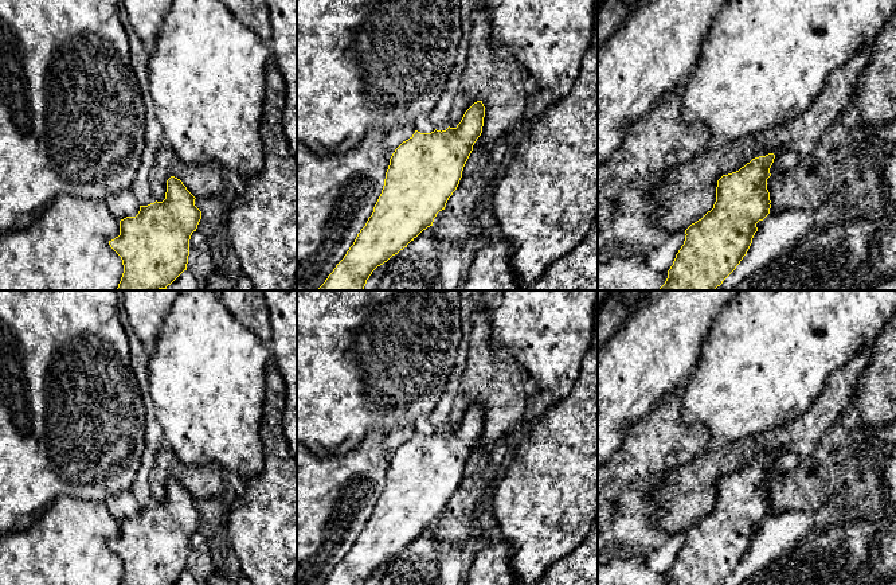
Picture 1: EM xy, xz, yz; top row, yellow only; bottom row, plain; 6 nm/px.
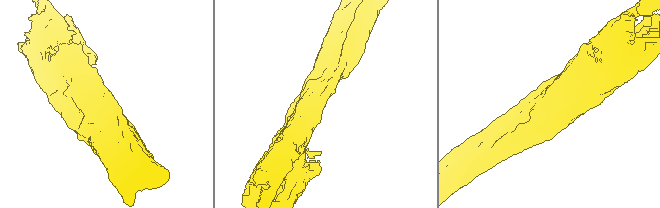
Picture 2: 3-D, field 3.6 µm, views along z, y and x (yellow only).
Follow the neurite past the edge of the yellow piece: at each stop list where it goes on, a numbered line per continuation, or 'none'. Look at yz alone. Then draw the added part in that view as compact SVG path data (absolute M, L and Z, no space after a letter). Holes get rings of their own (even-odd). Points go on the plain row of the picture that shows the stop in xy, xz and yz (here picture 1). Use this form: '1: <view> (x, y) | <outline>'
none

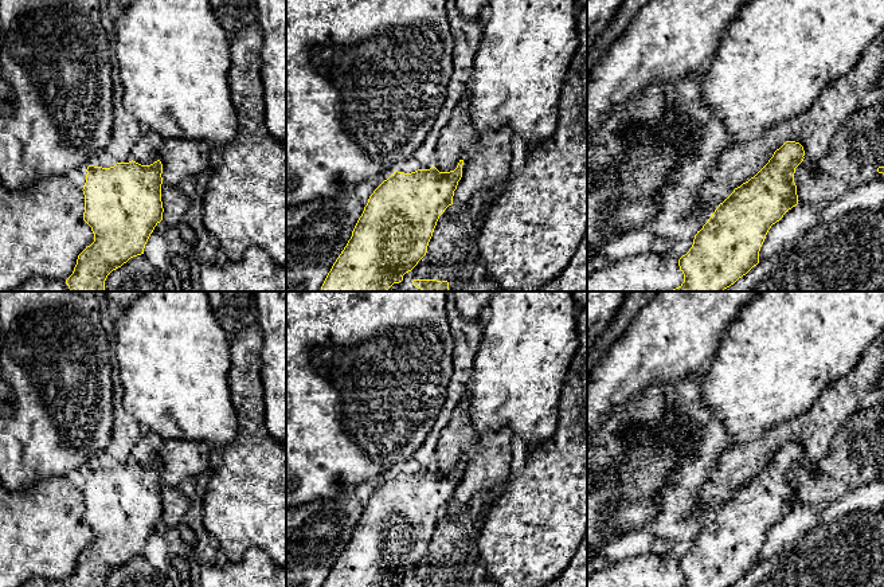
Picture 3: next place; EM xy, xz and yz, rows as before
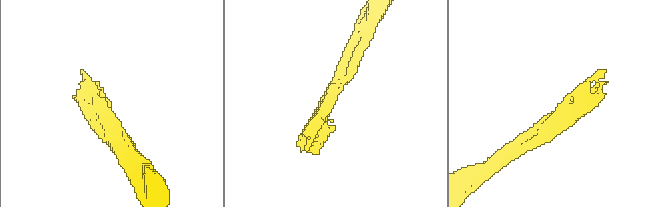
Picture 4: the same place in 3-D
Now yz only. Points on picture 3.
none

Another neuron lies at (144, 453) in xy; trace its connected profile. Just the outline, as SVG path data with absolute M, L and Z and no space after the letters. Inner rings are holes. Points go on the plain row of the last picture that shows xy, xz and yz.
M145 430L144 437L132 447L132 461L150 466L160 461L163 482L177 485L183 480L203 474L210 469L211 446L203 441L163 439L159 434Z

